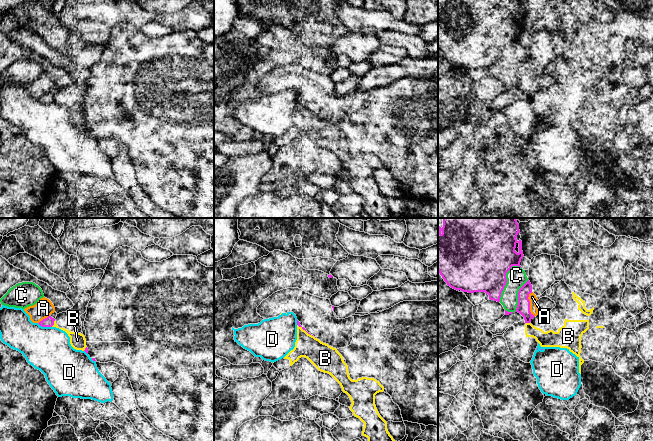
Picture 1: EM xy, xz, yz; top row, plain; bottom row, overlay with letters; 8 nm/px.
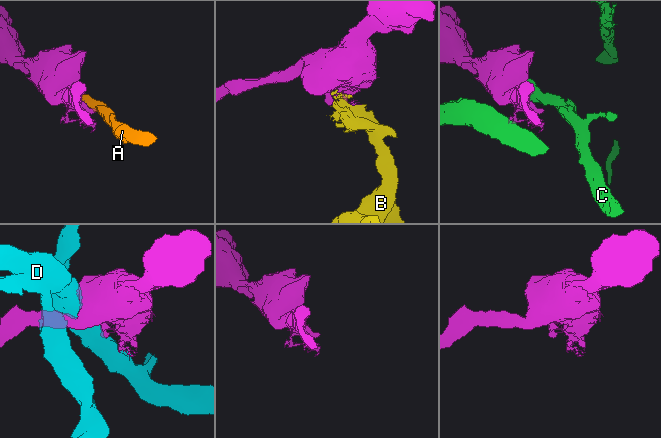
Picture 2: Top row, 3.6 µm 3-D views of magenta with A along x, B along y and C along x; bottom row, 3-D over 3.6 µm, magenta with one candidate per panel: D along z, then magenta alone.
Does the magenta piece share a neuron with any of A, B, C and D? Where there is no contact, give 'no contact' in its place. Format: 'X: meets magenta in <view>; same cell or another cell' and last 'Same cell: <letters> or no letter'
A: meets magenta in yz; another cell
B: meets magenta in xy; another cell
C: meets magenta in yz; another cell
D: meets magenta in xy; another cell
Same cell: no letter

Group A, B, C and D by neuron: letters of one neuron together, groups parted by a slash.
A / B / C / D

